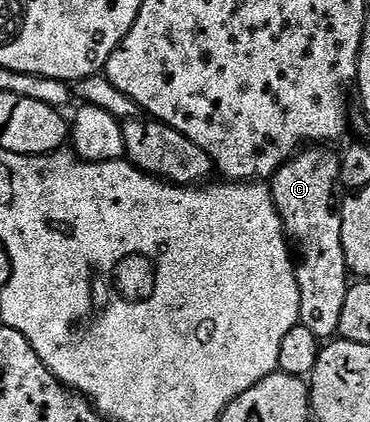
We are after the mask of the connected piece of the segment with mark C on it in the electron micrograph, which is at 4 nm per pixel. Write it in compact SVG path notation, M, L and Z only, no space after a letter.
M307 146L295 153L291 159L286 160L280 168L277 169L275 175L269 181L271 189L271 203L277 206L277 214L283 223L283 231L287 234L288 241L299 243L299 252L297 248L298 263L295 266L295 277L297 278L297 286L299 287L299 323L305 326L305 330L309 330L315 335L319 341L327 342L338 333L341 326L341 309L345 307L345 294L349 287L349 269L347 267L347 259L345 258L345 246L341 242L341 218L343 217L343 210L341 207L341 185L339 179L341 178L341 166L339 165L340 153L330 152L330 147L327 146Z

